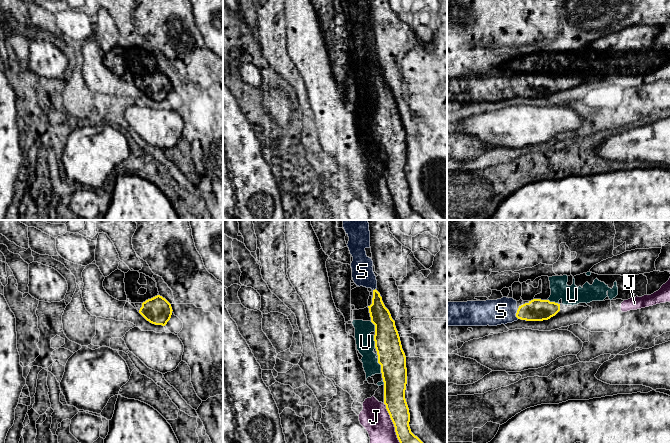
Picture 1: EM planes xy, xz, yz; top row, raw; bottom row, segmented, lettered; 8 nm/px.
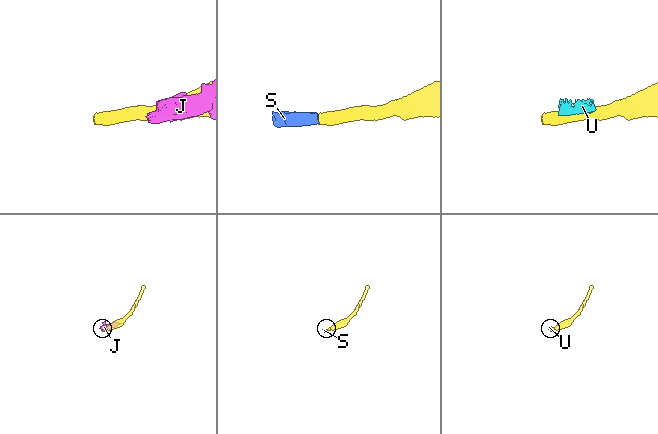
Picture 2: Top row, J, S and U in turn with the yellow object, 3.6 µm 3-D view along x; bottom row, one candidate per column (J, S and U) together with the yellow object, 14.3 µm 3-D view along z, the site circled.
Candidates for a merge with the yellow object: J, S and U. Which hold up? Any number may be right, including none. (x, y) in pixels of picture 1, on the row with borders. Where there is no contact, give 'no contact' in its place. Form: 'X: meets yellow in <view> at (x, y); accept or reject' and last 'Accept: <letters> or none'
J: meets yellow in xz at (393, 423); reject
S: meets yellow in yz at (516, 314); accept
U: meets yellow in xz at (380, 364); reject
Accept: S

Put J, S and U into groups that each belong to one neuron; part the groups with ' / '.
J U / S

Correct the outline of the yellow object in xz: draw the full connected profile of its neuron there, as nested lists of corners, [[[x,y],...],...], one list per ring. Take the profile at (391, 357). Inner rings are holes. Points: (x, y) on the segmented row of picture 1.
[[[373,290],[372,304],[368,306],[371,322],[375,325],[375,348],[384,382],[384,404],[394,424],[400,444],[424,444],[410,429],[410,413],[405,399],[407,384],[406,356],[402,349],[400,337],[389,310],[385,307],[380,293]]]

